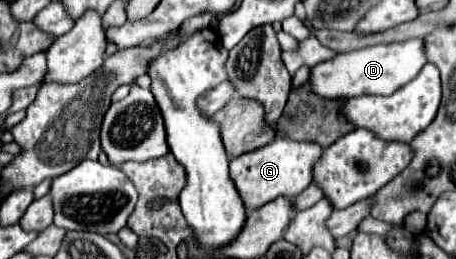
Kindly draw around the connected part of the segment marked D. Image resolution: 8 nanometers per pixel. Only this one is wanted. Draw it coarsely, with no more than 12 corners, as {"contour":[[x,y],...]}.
{"contour":[[421,38],[315,64],[317,96],[389,96],[425,66]]}

